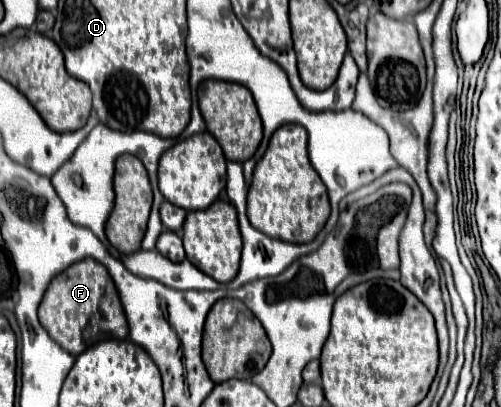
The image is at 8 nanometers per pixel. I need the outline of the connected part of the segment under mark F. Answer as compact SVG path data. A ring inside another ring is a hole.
M95 259L77 261L65 269L63 275L57 275L51 281L39 305L39 321L49 335L73 357L81 355L95 341L125 339L129 335L129 325L117 287L109 271Z

